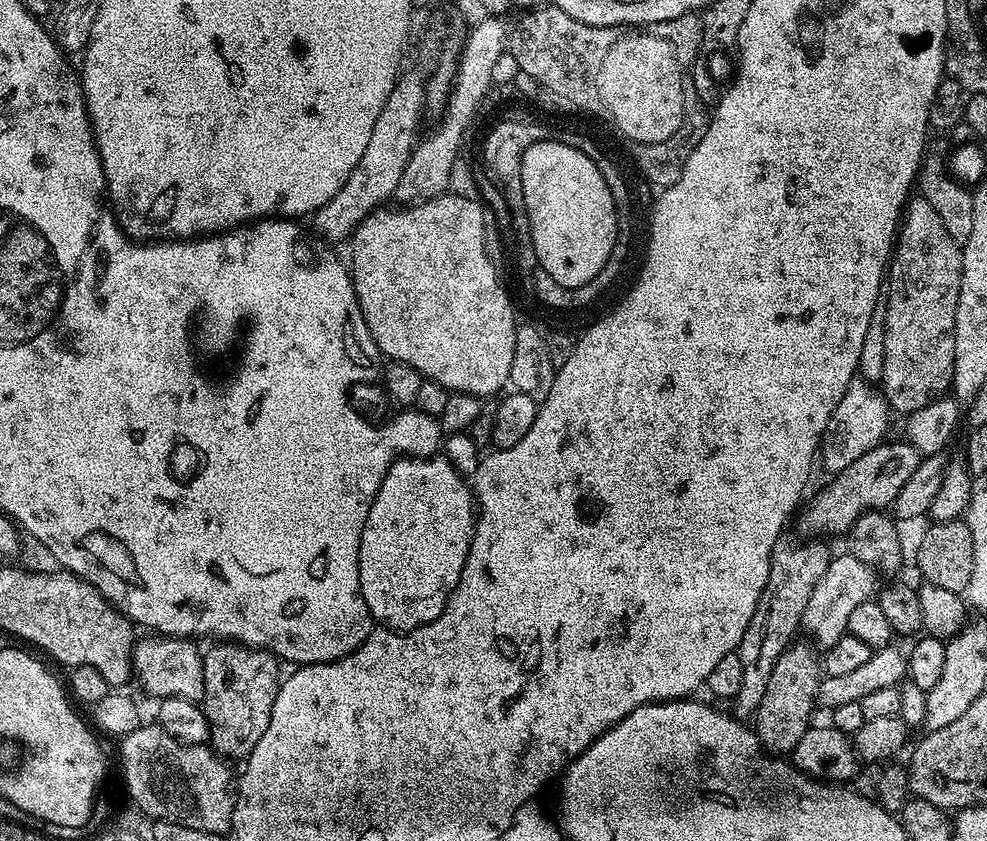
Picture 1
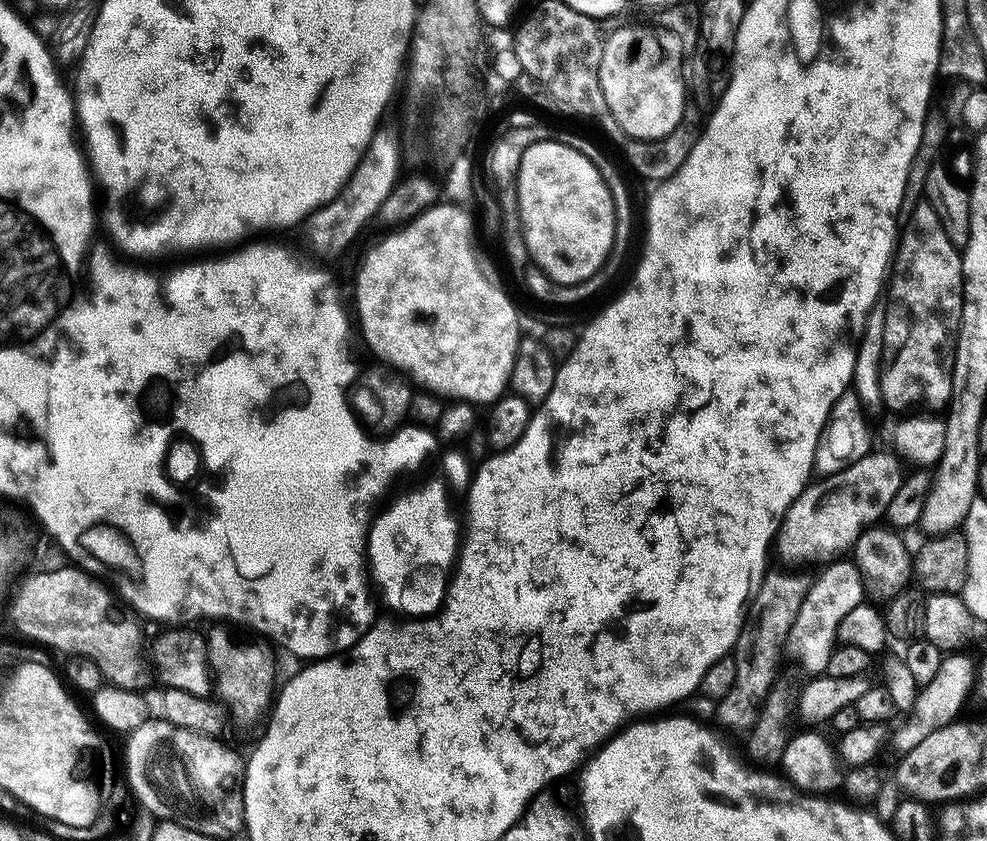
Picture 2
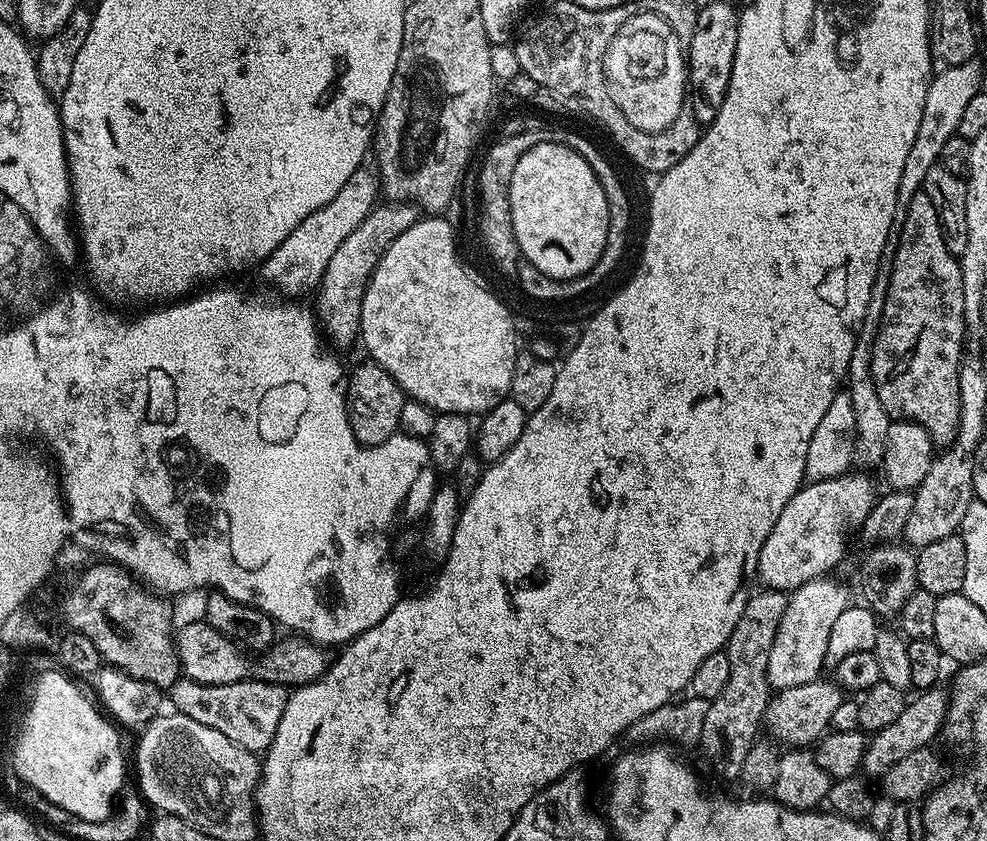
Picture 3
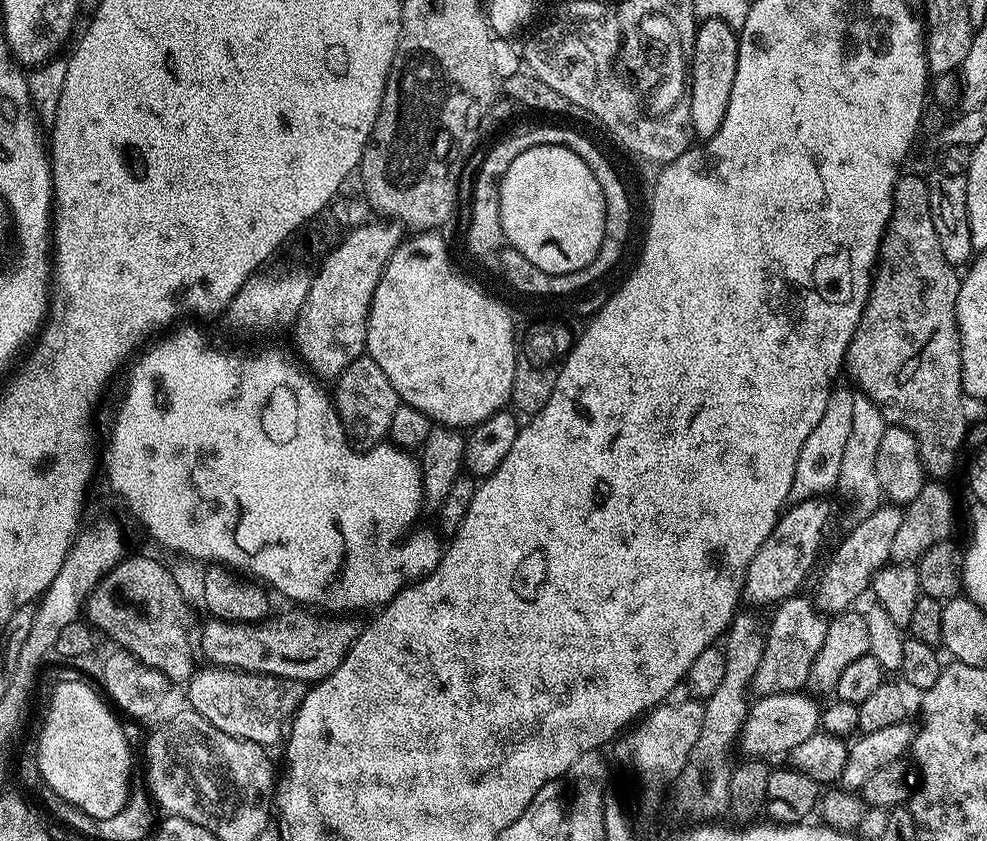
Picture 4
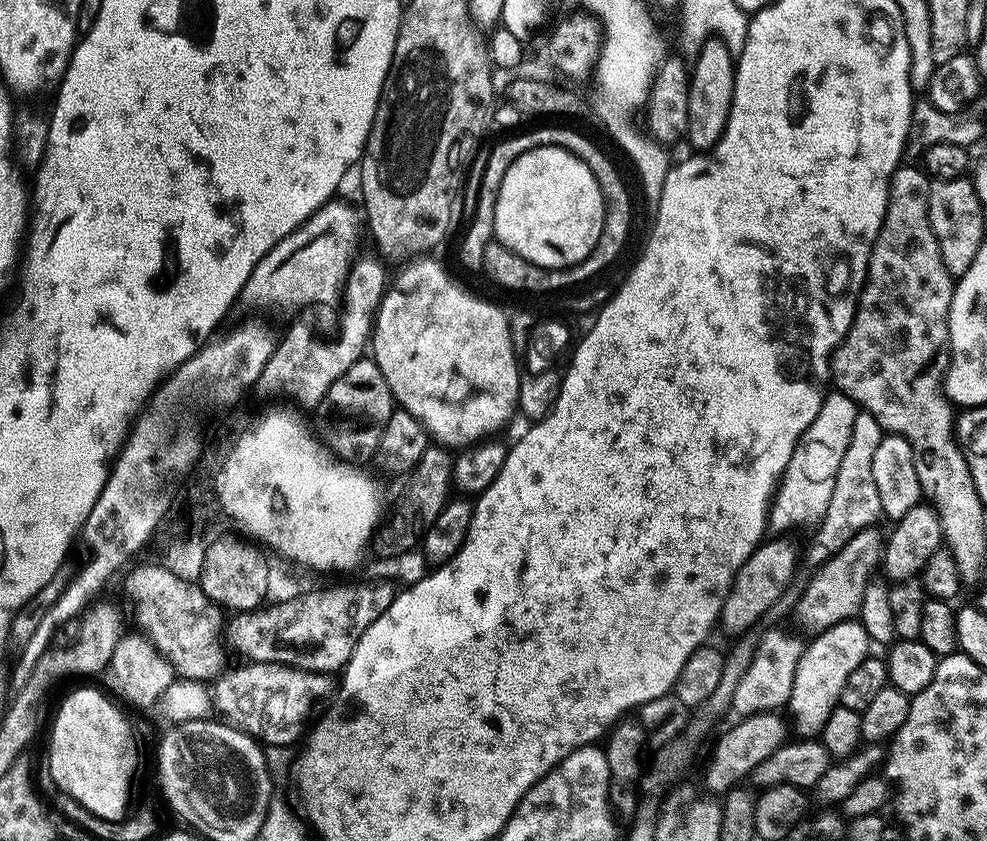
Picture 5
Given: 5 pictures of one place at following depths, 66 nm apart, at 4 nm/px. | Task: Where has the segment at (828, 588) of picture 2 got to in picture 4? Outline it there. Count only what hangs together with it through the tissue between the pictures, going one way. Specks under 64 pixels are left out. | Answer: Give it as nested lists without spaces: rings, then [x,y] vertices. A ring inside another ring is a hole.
[[[804,594],[786,597],[775,605],[773,612],[776,613],[772,616],[772,624],[770,620],[766,628],[766,650],[752,679],[751,691],[757,697],[801,691],[808,683],[810,666],[814,666],[818,650],[822,650],[822,638],[826,638],[828,629],[825,613]]]

